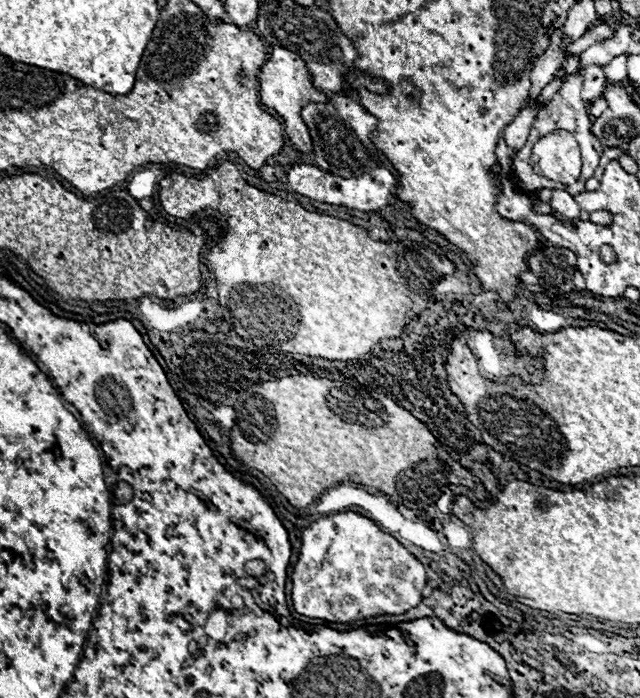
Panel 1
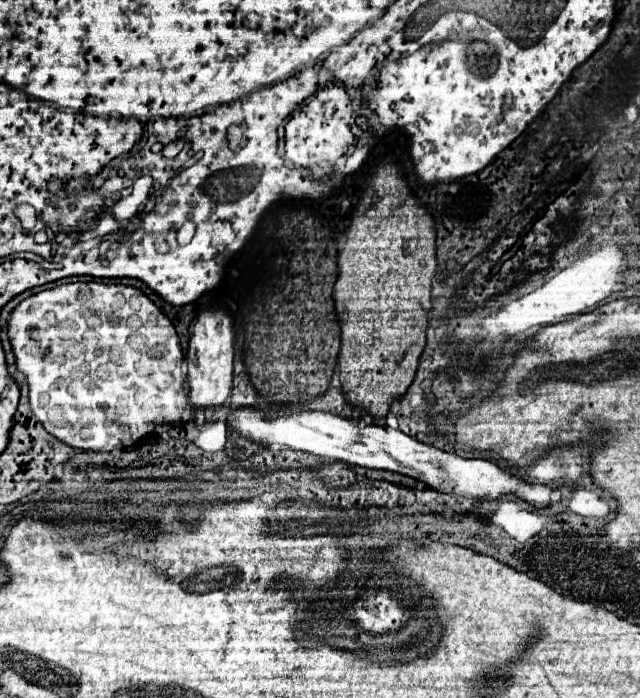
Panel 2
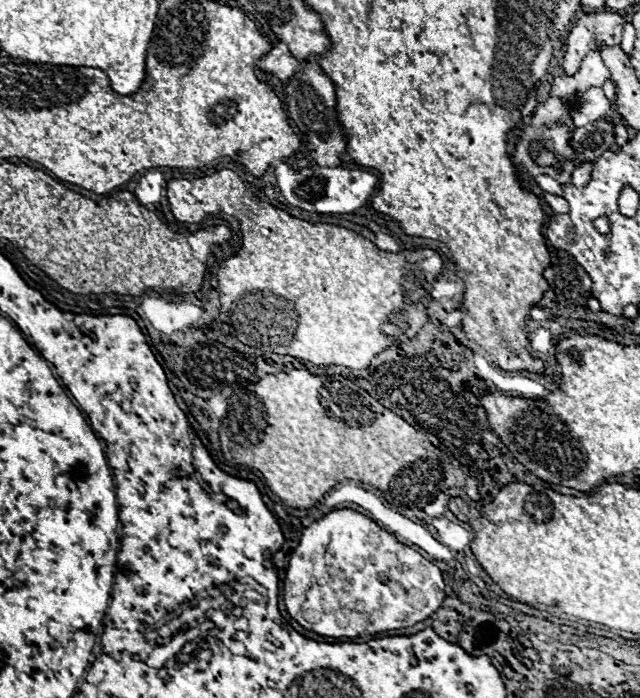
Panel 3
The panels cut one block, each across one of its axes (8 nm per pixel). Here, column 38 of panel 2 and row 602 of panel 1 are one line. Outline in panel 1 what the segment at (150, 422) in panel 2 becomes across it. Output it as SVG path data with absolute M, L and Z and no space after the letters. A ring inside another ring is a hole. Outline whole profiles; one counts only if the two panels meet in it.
M336 512L312 522L302 532L302 548L292 572L292 604L294 610L326 622L348 624L354 620L366 620L380 614L404 614L422 602L422 590L426 586L424 566L410 554L396 538L382 532L370 518L358 512Z

